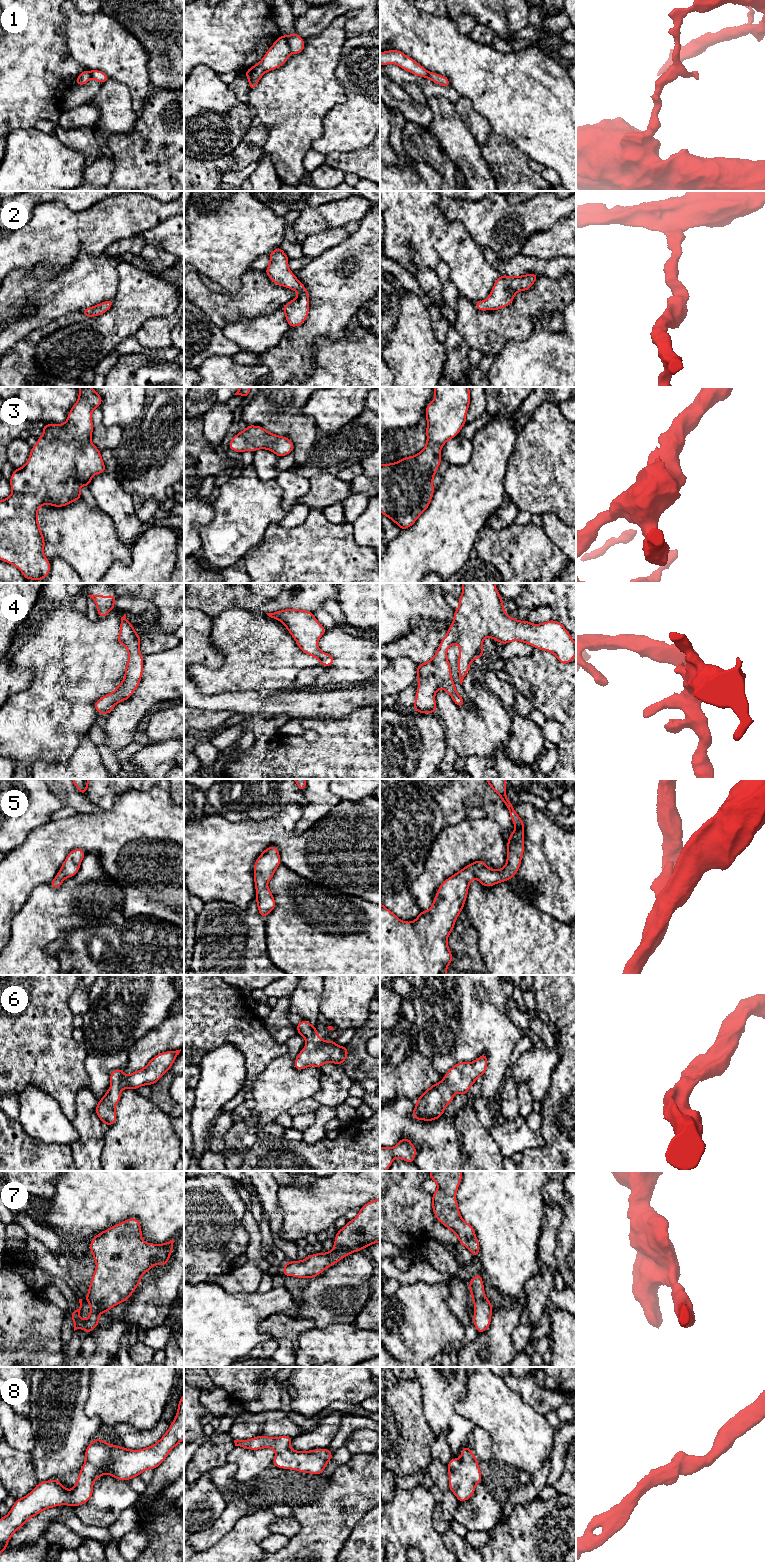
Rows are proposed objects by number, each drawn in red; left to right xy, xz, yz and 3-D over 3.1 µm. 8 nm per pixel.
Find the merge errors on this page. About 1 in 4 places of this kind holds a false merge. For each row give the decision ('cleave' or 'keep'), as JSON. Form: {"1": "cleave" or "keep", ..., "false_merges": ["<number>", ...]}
{"1": "cleave", "2": "keep", "3": "keep", "4": "keep", "5": "keep", "6": "keep", "7": "keep", "8": "keep", "false_merges": ["1"]}

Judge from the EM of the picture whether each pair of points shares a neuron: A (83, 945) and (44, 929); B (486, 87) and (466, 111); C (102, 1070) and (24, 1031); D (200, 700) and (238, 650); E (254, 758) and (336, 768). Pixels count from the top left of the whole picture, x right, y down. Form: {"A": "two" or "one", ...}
{"A": "two", "B": "two", "C": "two", "D": "two", "E": "one"}

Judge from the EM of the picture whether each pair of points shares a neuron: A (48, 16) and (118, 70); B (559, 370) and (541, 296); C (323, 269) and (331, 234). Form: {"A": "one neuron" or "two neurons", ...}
{"A": "two neurons", "B": "two neurons", "C": "two neurons"}

